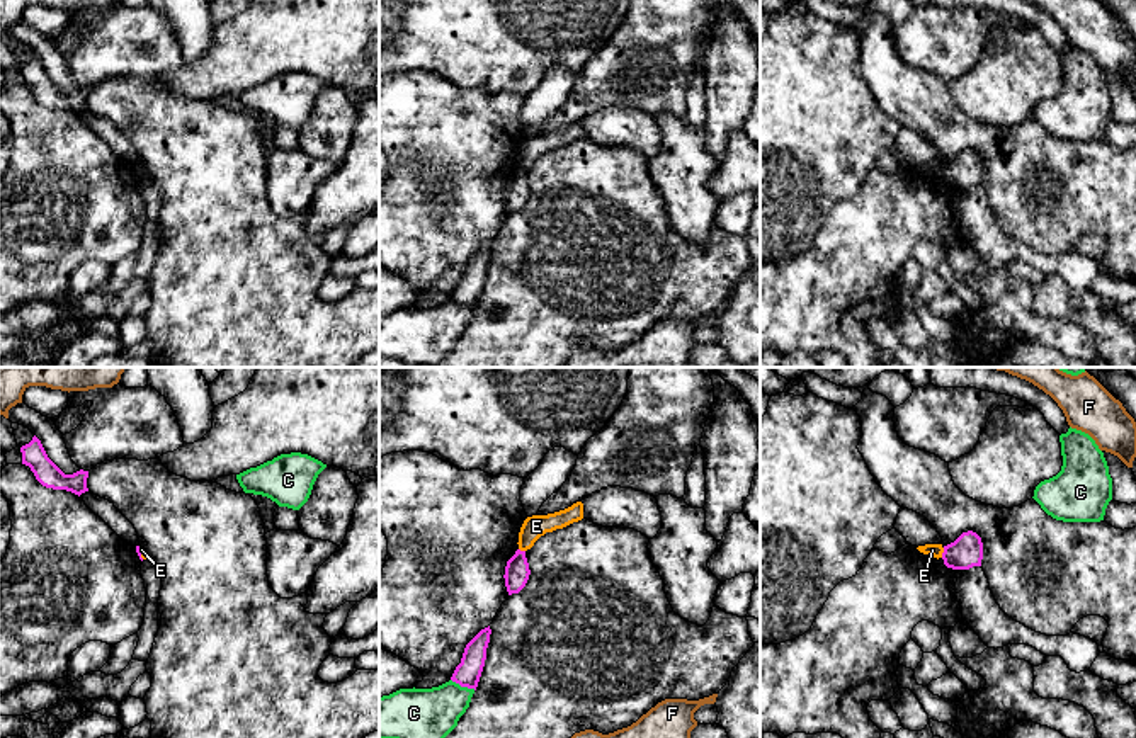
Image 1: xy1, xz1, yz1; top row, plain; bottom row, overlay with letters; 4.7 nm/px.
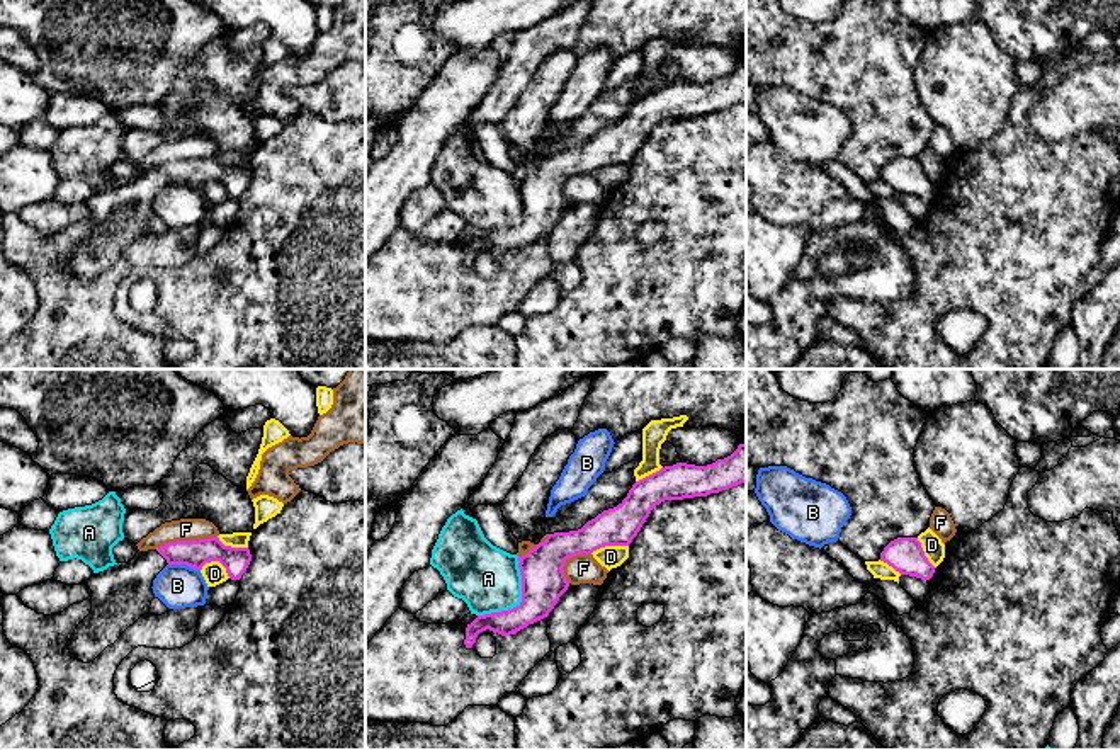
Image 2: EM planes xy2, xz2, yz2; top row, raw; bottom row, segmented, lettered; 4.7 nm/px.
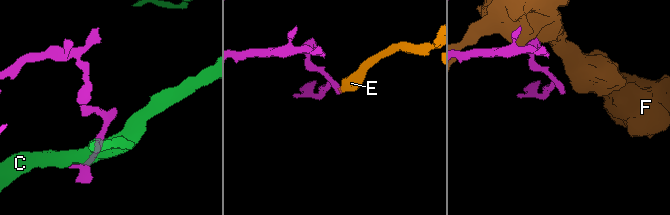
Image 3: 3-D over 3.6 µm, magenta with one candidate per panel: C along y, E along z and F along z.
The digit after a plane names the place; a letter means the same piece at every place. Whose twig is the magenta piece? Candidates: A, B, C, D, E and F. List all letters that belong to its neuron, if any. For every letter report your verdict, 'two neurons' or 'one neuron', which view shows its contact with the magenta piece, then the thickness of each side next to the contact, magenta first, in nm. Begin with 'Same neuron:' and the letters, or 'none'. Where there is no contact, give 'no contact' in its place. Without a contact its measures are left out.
Same neuron: none
A: two neurons; contact in xz2; calibres 200 and 300 nm
B: two neurons; contact in xy2; calibres 130 and 200 nm
C: two neurons; contact in xz1; calibres 120 and 280 nm
D: two neurons; contact in xz2; calibres 180 and 110 nm
E: two neurons; contact in yz1; calibres 160 and 60 nm
F: two neurons; contact in xy2; calibres 130 and 110 nm

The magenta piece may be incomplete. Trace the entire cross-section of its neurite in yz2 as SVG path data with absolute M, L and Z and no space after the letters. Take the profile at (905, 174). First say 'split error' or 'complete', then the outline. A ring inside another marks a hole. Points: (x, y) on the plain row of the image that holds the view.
complete; M897 156L891 160L880 172L880 180L892 185L901 194L930 199L935 185L925 175L918 156Z

